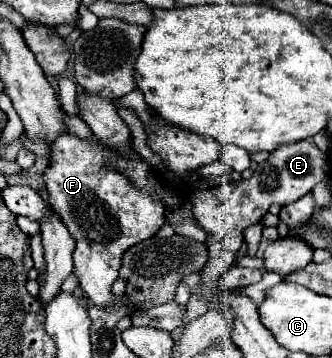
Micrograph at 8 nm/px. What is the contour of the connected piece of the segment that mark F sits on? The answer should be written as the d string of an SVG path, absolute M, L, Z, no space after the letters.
M60 133L56 141L50 143L50 165L44 171L44 183L48 191L48 201L54 213L62 219L70 235L76 239L74 251L74 275L84 291L84 295L98 307L116 307L124 309L132 317L138 309L132 305L130 297L124 293L116 299L112 285L119 277L122 253L152 237L166 221L166 205L150 191L130 185L130 179L112 167L112 157L126 161L144 161L138 151L118 151L110 145L104 145L98 137L80 139L74 133Z

